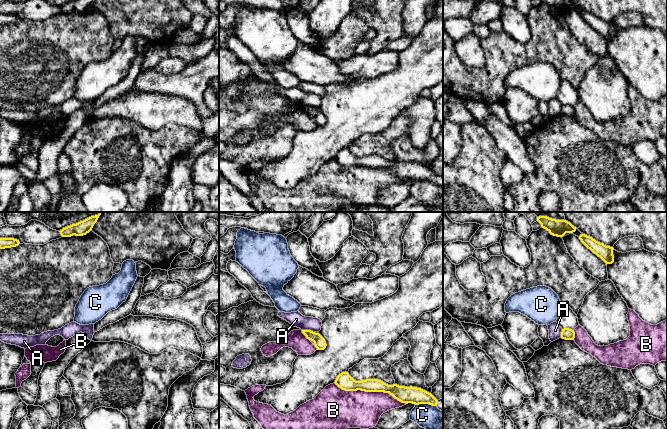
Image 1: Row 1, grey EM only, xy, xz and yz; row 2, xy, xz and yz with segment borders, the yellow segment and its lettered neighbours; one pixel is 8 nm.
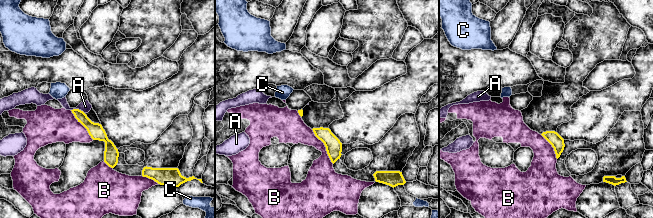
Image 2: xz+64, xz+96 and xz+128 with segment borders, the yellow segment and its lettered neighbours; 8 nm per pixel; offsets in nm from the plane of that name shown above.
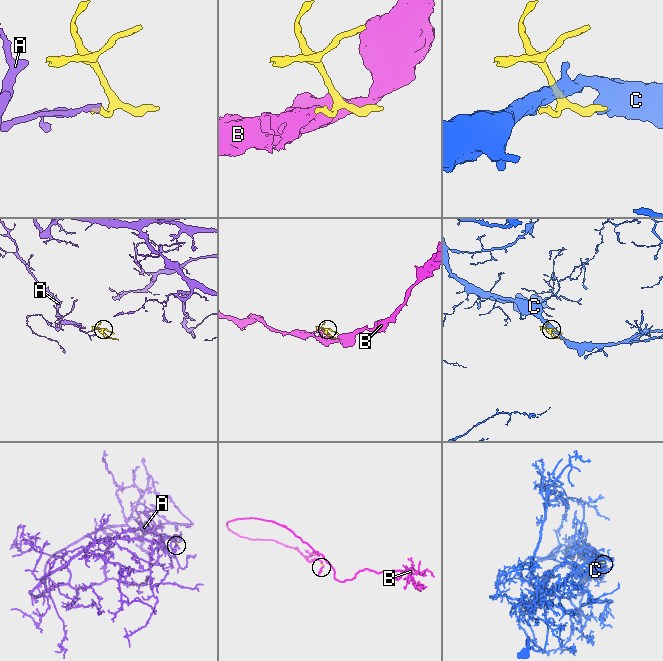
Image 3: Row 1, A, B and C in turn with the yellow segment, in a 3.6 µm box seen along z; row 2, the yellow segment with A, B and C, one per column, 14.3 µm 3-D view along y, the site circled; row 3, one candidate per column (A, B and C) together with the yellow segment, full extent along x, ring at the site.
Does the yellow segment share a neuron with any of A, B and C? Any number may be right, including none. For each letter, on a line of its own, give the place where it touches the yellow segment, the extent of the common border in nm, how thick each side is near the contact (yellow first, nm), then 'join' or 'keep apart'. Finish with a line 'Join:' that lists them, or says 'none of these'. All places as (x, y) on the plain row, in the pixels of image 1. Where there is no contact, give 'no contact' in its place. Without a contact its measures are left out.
A: meets yellow in xz at (308, 106); contact 110 nm long; 90 nm thick on the yellow side, 120 nm on the other; keep apart
B: meets yellow in xz at (370, 167); contact 600 nm long; 130 nm thick on the yellow side, 300 nm on the other; keep apart
C: meets yellow in xz at (426, 179); contact 180 nm long; 140 nm thick on the yellow side, 260 nm on the other; keep apart
Join: none of these

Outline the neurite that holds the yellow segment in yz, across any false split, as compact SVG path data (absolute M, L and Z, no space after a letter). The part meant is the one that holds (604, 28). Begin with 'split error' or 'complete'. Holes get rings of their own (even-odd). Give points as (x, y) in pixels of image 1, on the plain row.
complete | M581 10L579 15L588 25L600 33L606 41L614 38L613 23L606 22L585 10Z

